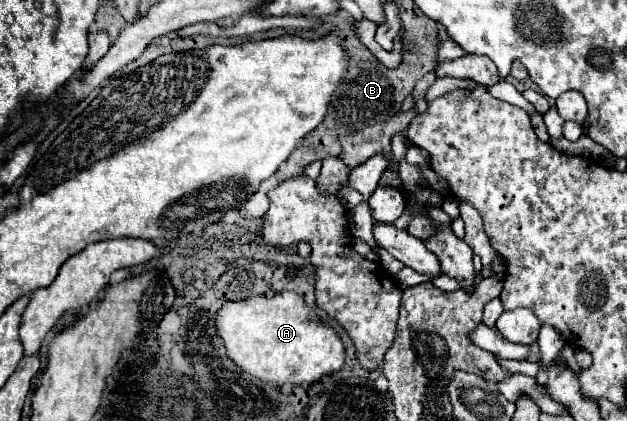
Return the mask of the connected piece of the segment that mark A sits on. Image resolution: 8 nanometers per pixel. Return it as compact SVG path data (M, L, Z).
M293 292L227 300L215 316L215 326L227 356L249 376L275 386L313 384L321 376L337 372L345 360L345 348L335 330L323 324L305 300Z

